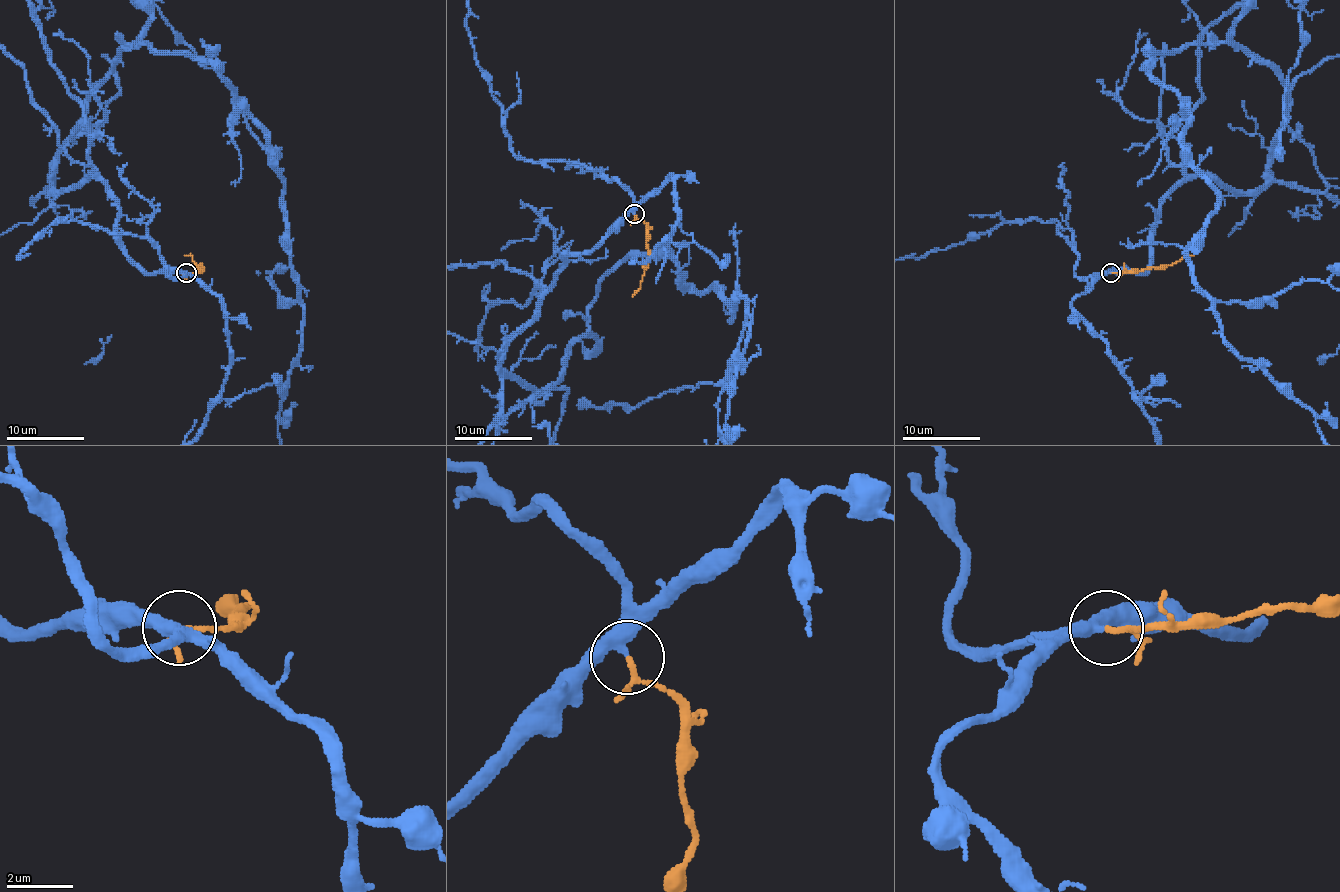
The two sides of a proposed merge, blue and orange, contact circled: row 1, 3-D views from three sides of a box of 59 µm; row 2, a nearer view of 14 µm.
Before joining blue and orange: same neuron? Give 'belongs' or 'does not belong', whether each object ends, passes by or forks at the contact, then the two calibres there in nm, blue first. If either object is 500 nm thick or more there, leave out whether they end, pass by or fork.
belongs | blue passes by | orange passes by | 340/110 nm

